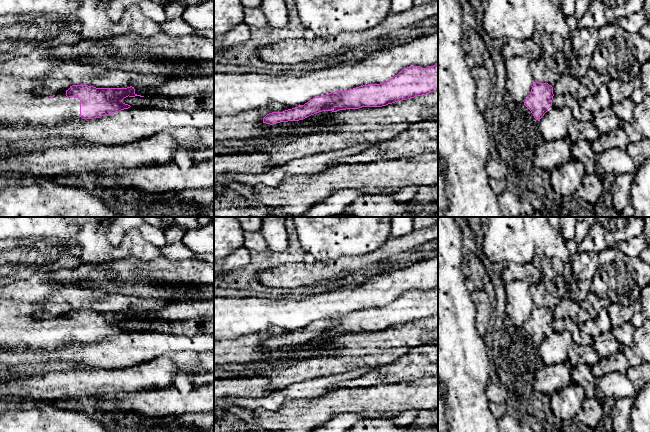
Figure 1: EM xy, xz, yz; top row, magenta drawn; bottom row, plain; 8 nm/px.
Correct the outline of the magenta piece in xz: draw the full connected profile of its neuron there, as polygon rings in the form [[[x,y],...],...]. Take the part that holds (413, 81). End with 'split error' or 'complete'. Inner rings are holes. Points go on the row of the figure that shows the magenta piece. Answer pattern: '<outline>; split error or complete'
[[[438,63],[428,68],[409,66],[380,84],[368,84],[315,97],[298,107],[272,112],[263,123],[299,121],[322,111],[337,112],[362,107],[382,107],[438,90]]]; complete

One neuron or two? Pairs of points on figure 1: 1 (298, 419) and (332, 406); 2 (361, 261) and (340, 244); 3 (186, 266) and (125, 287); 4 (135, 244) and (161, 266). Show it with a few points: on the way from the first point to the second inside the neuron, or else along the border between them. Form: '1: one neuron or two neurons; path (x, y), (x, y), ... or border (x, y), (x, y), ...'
1: one neuron; path (306, 414), (324, 408)
2: two neurons; border (377, 249), (358, 255), (341, 255), (331, 259)
3: one neuron; path (171, 277), (140, 278)
4: two neurons; border (130, 256), (142, 260), (152, 260), (160, 257)

